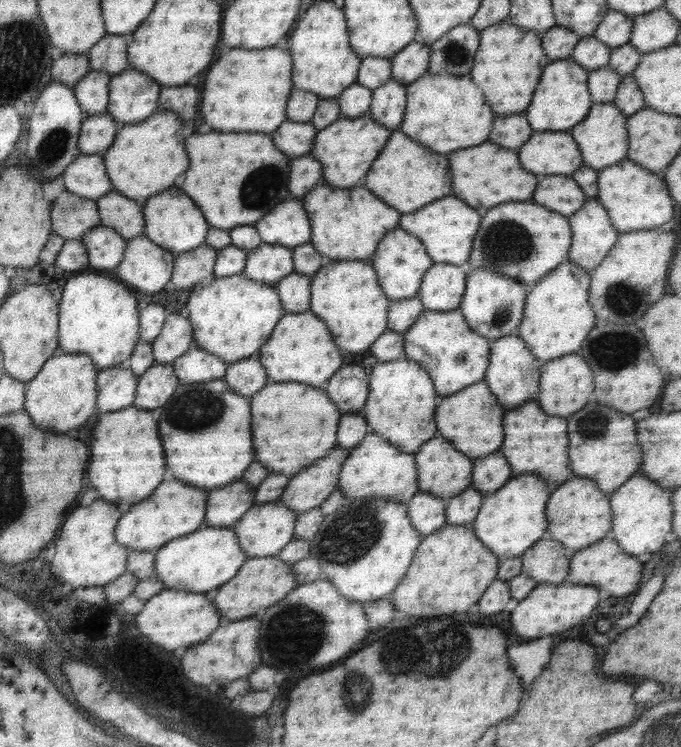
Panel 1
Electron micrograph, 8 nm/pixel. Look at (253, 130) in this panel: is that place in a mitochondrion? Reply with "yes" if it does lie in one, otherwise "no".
no

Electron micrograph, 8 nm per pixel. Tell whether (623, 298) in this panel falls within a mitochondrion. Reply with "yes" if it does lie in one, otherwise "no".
yes

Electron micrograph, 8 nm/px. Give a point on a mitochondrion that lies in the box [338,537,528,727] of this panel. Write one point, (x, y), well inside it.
(356, 700)

